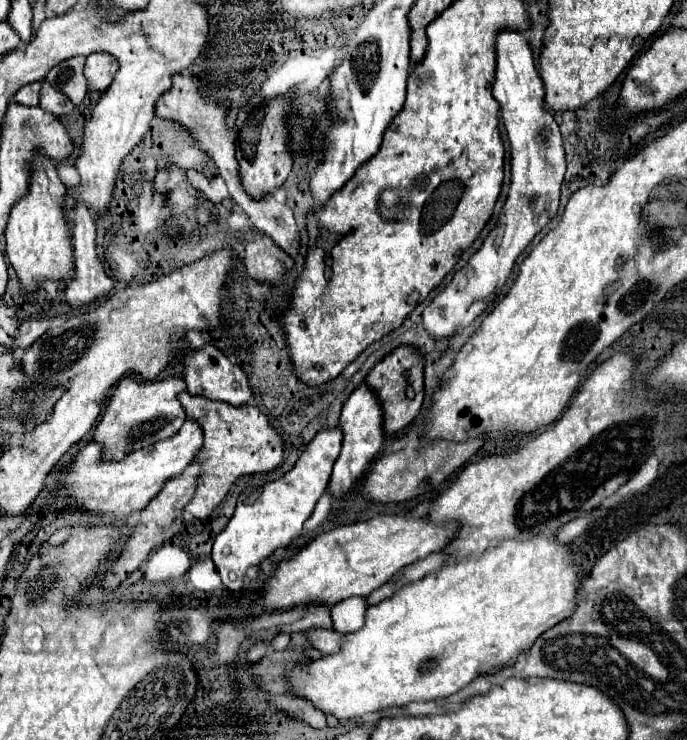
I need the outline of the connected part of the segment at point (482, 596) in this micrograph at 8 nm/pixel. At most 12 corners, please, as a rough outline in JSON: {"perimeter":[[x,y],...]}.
{"perimeter":[[553,536],[369,606],[285,672],[337,720],[447,698],[575,612]]}

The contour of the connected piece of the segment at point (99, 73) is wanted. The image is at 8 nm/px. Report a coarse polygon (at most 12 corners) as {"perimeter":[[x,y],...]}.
{"perimeter":[[106,52],[87,56],[85,76],[91,90],[105,92],[118,69]]}

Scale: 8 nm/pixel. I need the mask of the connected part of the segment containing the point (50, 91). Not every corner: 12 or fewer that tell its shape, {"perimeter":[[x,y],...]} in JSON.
{"perimeter":[[51,84],[41,86],[41,108],[57,116],[69,114],[75,106]]}

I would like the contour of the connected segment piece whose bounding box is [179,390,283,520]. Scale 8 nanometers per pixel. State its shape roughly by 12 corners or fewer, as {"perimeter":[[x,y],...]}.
{"perimeter":[[187,390],[203,430],[197,490],[203,520],[237,478],[277,468],[283,442],[257,406]]}

